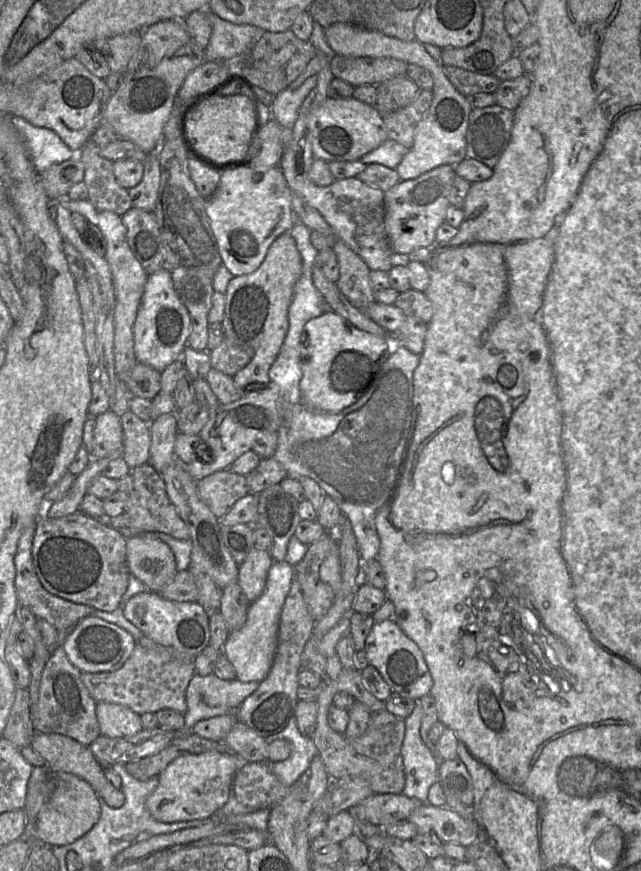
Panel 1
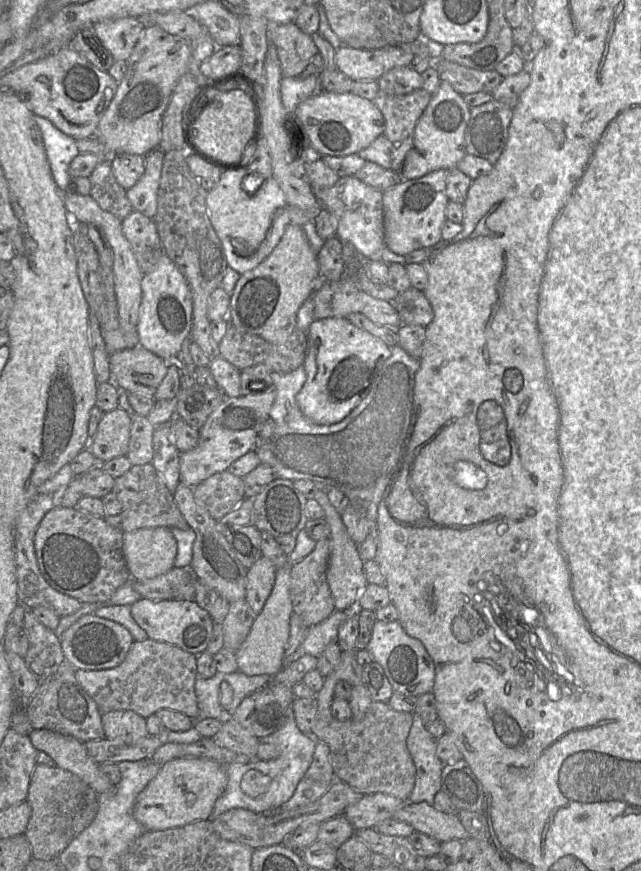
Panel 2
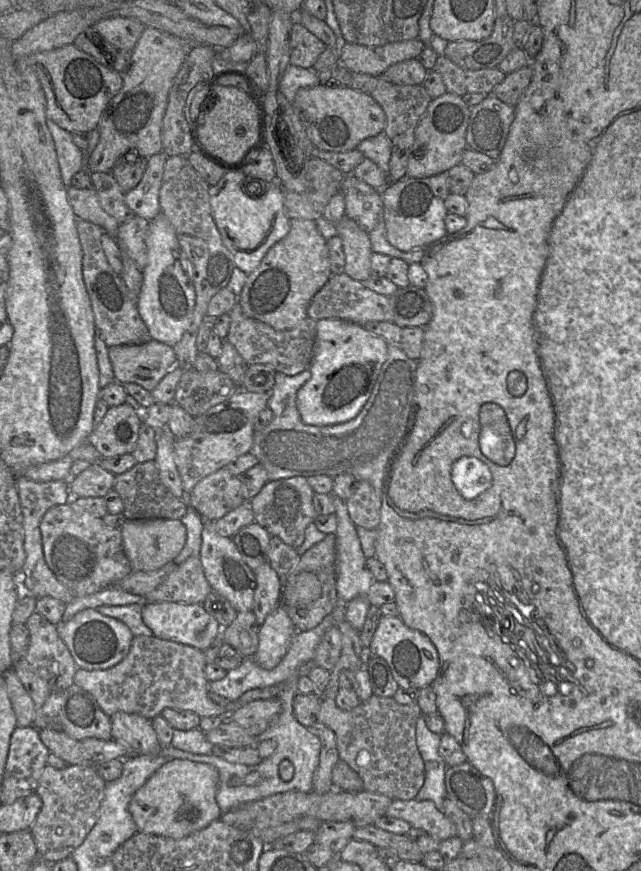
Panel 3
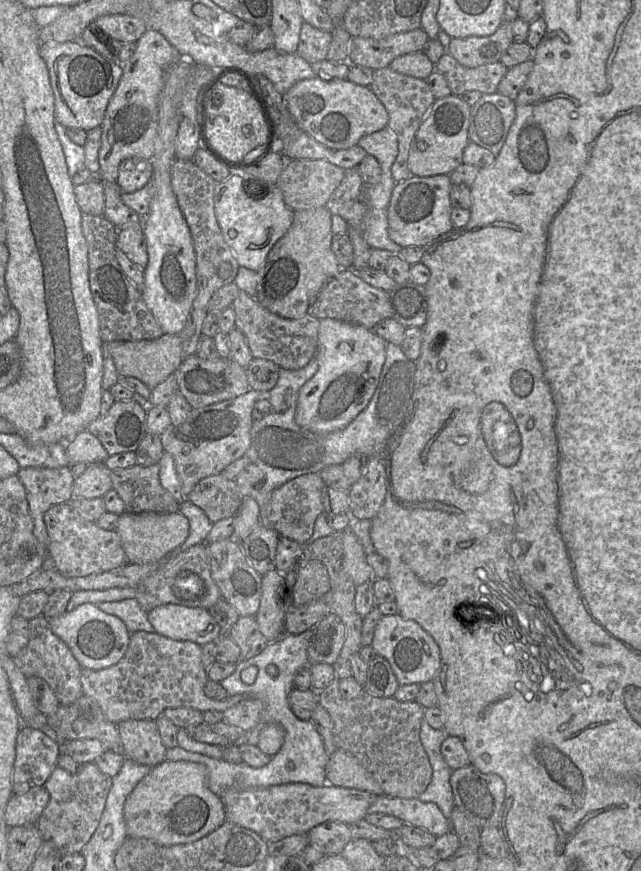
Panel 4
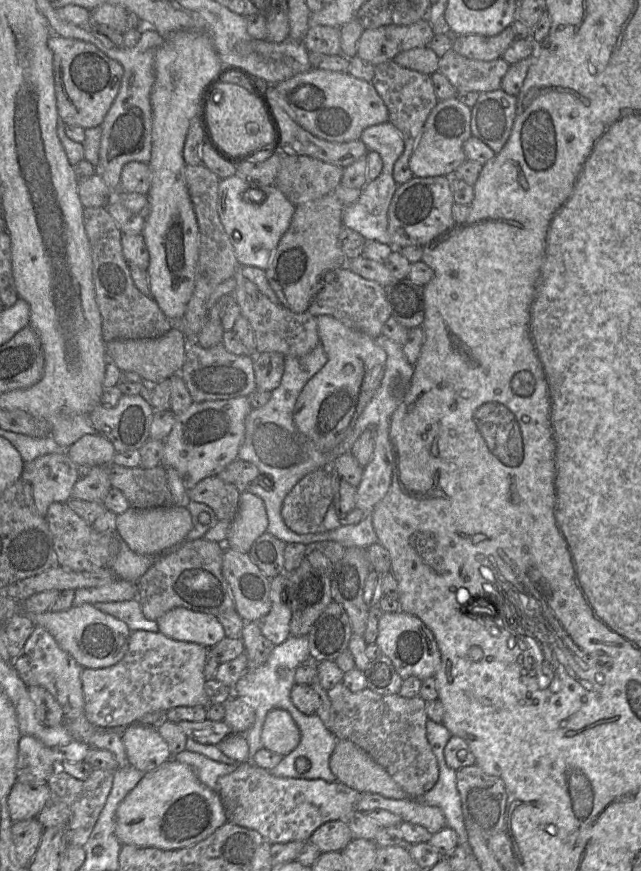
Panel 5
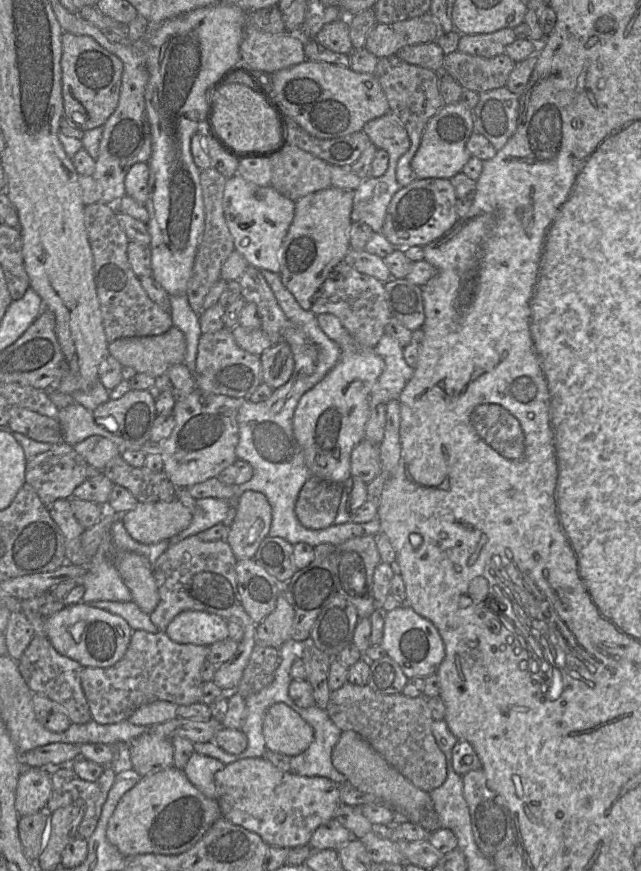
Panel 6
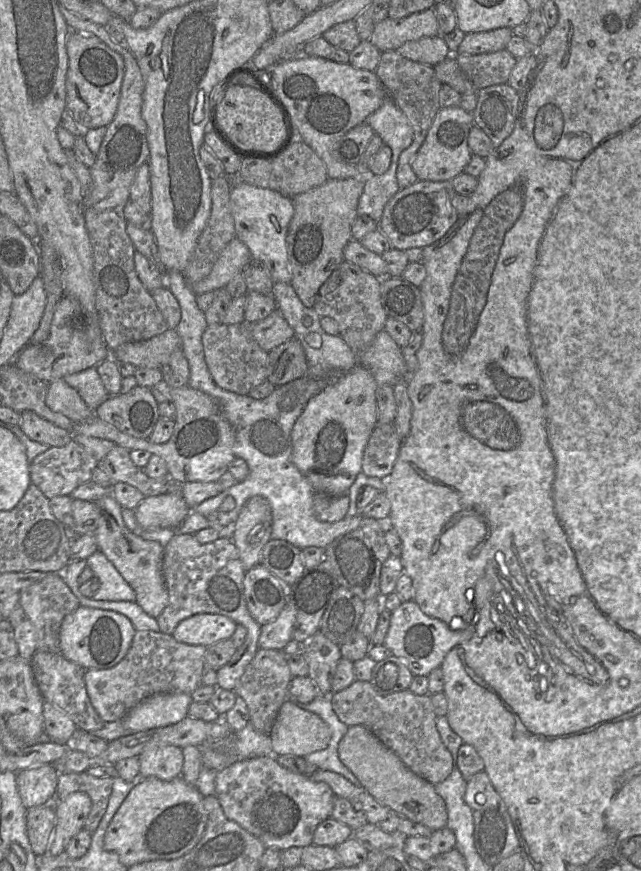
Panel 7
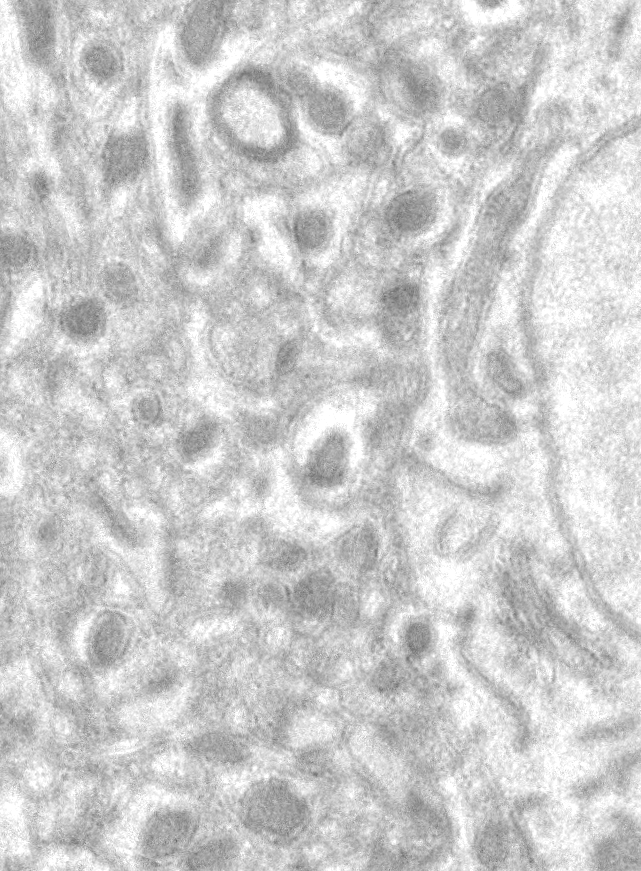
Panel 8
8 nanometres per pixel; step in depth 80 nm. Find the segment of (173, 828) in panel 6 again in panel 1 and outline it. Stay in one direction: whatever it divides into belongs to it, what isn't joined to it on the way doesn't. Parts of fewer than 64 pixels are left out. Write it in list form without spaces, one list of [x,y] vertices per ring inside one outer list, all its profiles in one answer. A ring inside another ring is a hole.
[[[212,750],[176,758],[158,776],[159,784],[148,796],[146,807],[163,823],[208,819],[226,804],[242,760],[231,751]]]

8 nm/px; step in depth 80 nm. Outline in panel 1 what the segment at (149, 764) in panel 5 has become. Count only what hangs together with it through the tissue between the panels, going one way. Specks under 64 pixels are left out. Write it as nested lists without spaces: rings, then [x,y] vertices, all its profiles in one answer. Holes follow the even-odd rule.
[[[97,702],[96,716],[101,735],[110,738],[133,736],[144,729],[140,715],[123,705]]]

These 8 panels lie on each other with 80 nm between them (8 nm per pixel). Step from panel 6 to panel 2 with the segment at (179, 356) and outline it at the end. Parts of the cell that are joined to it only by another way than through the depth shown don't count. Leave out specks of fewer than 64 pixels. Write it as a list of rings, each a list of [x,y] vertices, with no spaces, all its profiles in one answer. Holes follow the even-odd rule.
[[[140,345],[110,354],[109,362],[111,379],[121,391],[146,397],[154,397],[170,365]]]

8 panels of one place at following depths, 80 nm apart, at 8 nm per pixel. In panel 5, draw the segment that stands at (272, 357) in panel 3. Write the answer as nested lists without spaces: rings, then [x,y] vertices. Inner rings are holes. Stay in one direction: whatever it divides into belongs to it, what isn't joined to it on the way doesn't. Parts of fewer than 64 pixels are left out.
[[[239,272],[234,278],[237,282],[234,290],[236,304],[240,307],[241,316],[249,321],[254,331],[257,353],[277,352],[285,357],[303,357],[320,343],[317,317],[308,311],[297,314],[279,302],[273,303],[253,282]]]

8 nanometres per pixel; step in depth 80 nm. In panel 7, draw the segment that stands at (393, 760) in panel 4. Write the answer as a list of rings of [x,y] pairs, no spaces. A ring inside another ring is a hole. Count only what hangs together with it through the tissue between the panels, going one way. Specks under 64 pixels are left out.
[[[354,680],[346,689],[329,695],[333,710],[339,720],[348,727],[362,725],[370,730],[387,748],[417,776],[435,785],[443,782],[452,771],[452,757],[440,739],[436,729],[436,716],[430,702],[431,695],[418,696],[408,690],[386,696],[379,695],[369,682]]]

